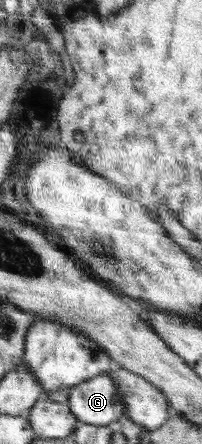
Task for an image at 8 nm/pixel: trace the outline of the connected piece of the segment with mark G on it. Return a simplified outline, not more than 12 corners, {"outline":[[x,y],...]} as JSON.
{"outline":[[107,371],[71,387],[80,423],[108,426],[124,400]]}

